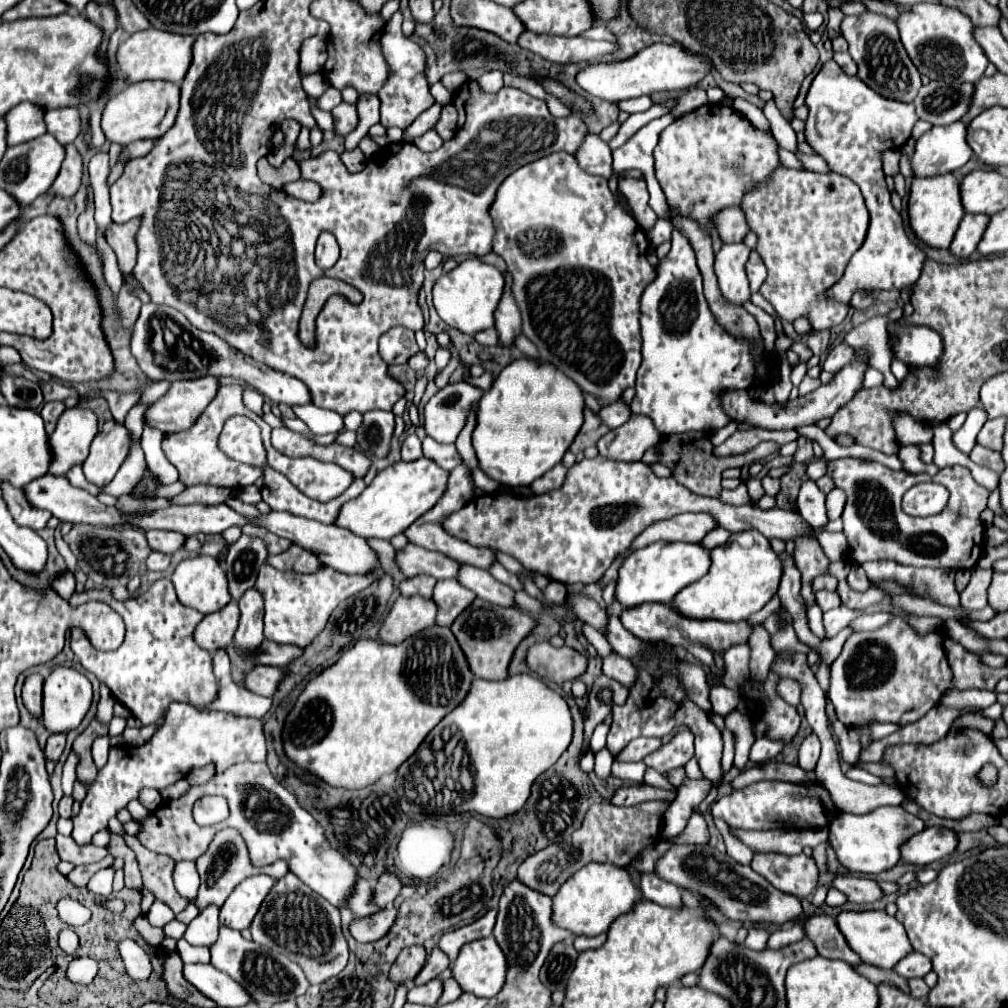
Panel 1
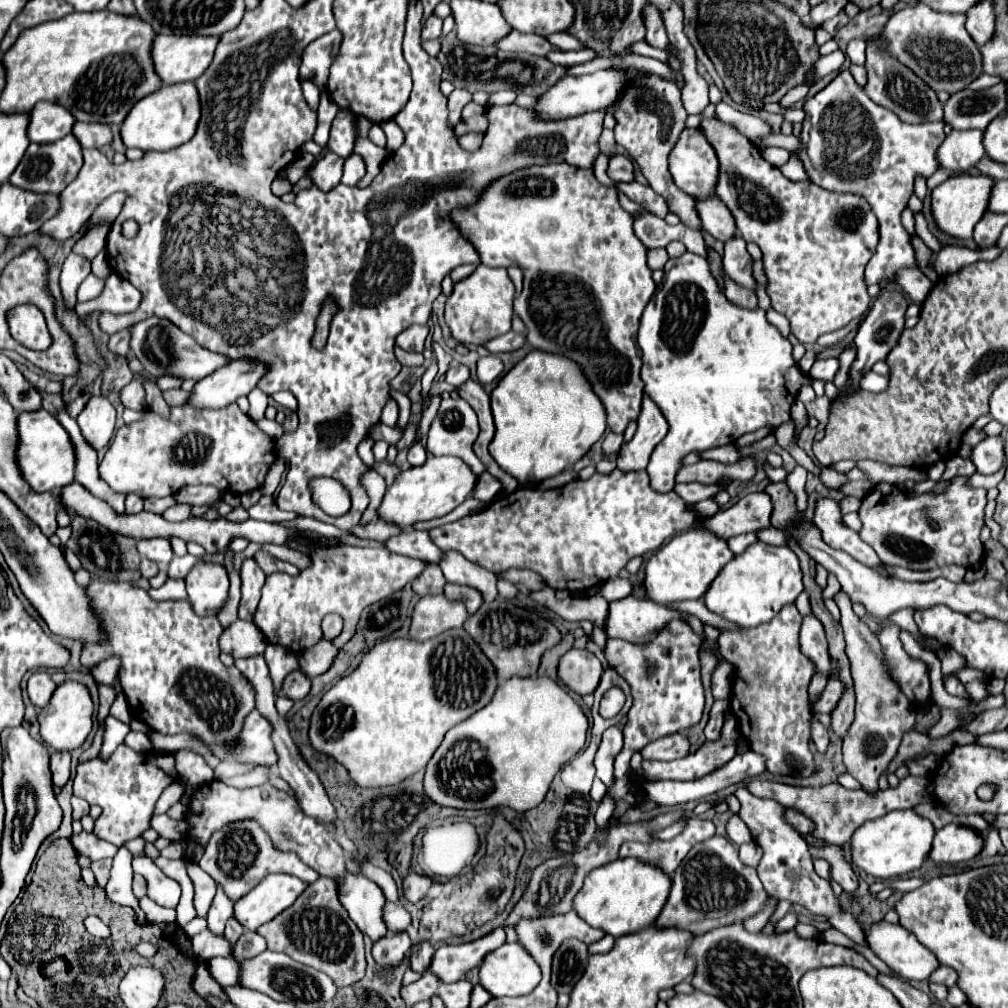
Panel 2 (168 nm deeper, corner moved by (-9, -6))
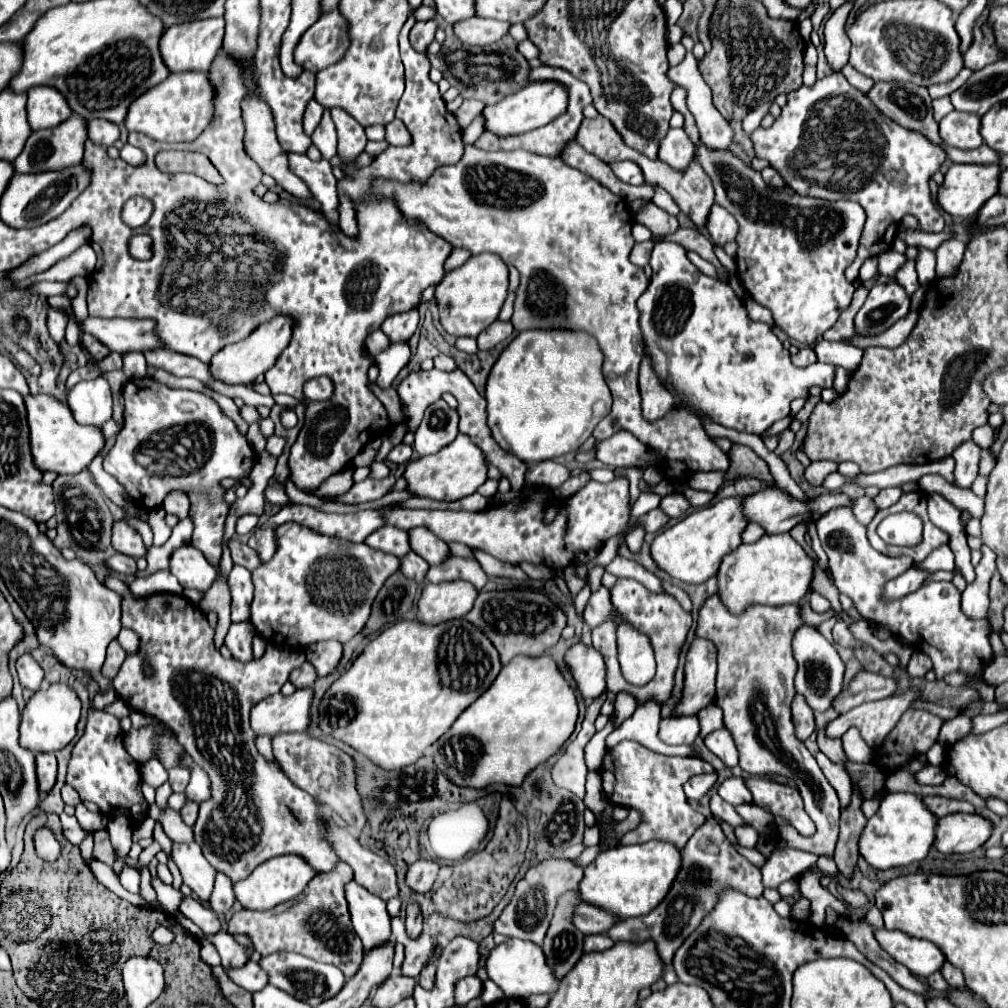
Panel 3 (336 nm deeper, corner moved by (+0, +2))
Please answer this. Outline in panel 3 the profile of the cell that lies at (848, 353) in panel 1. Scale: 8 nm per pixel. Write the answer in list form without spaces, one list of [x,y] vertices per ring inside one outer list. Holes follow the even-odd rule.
[[[802,347],[802,349],[792,357],[792,361],[794,361],[798,367],[806,367],[806,365],[810,365],[810,363],[816,363],[818,359],[816,359],[816,353],[814,353],[812,347]]]

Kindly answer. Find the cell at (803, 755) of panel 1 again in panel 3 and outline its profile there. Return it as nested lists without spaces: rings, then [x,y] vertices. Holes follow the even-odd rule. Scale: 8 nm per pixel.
[[[802,695],[794,697],[794,703],[792,703],[792,721],[796,725],[796,737],[800,741],[806,741],[816,731],[814,711],[810,711],[810,707],[806,707],[806,699],[802,699]]]

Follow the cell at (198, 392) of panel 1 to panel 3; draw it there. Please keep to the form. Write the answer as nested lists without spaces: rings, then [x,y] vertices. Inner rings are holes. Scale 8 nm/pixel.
[[[278,315],[278,317],[274,317],[270,323],[264,323],[262,327],[258,327],[256,331],[252,331],[250,337],[246,337],[246,339],[234,343],[234,345],[228,345],[228,347],[224,347],[222,351],[218,351],[218,353],[210,359],[210,363],[208,363],[212,379],[222,381],[222,383],[230,383],[230,385],[236,385],[236,383],[248,385],[248,383],[252,383],[258,375],[266,373],[266,371],[274,365],[276,357],[282,353],[282,349],[284,349],[284,347],[288,345],[288,341],[290,341],[290,335],[292,335],[292,325],[290,325],[290,323],[292,323],[290,317]]]

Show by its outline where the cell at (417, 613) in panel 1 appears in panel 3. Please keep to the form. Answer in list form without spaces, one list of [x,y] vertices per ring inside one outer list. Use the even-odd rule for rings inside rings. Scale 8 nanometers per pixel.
[[[452,581],[438,585],[426,583],[418,601],[416,619],[428,625],[458,619],[472,609],[476,595],[478,595],[476,589],[466,581]]]

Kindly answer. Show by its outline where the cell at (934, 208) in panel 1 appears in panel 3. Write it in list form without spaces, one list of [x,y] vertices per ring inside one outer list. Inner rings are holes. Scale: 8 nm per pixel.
[[[952,165],[938,187],[938,205],[952,217],[970,219],[998,191],[998,165]]]

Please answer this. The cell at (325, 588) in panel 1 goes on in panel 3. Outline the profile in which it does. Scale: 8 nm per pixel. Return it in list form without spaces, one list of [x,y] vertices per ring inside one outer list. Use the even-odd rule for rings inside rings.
[[[286,523],[278,527],[276,539],[278,539],[276,555],[270,561],[262,563],[256,571],[252,571],[254,601],[250,609],[250,621],[256,627],[256,631],[262,633],[262,637],[282,647],[304,649],[310,643],[326,639],[346,643],[364,627],[370,615],[372,599],[376,597],[384,581],[400,569],[400,559],[390,553],[372,549],[366,543],[350,543],[346,539],[326,537],[296,523]]]

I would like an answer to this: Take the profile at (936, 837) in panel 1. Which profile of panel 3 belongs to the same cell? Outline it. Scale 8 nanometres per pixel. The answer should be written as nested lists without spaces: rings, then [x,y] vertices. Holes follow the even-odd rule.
[[[952,813],[938,819],[934,847],[940,853],[970,853],[986,843],[990,837],[990,821],[980,815]]]

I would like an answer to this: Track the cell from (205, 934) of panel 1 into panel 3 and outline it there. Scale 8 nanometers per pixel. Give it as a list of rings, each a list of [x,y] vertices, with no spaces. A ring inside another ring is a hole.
[[[174,843],[172,847],[172,859],[176,861],[184,883],[188,887],[192,887],[192,891],[196,893],[196,897],[204,903],[210,901],[210,891],[214,889],[214,867],[210,867],[210,863],[202,857],[202,851],[198,847],[198,843],[190,843],[190,845],[182,845],[182,843]]]

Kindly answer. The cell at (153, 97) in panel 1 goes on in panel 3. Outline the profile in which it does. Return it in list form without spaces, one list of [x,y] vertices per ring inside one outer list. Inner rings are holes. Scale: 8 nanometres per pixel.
[[[170,73],[166,77],[166,83],[158,83],[158,87],[152,87],[134,99],[124,125],[130,133],[144,133],[154,141],[194,141],[212,119],[212,99],[214,89],[210,87],[206,73]]]

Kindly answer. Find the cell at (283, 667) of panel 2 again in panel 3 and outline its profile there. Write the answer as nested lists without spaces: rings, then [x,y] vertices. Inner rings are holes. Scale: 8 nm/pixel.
[[[110,569],[104,585],[122,595],[122,627],[132,629],[140,637],[140,649],[126,657],[120,673],[114,677],[116,695],[130,709],[170,727],[186,747],[188,755],[210,775],[212,799],[200,805],[198,821],[194,825],[194,839],[208,863],[216,867],[216,871],[222,871],[232,883],[246,879],[260,863],[278,855],[302,855],[302,859],[306,859],[306,863],[310,863],[310,867],[314,867],[316,871],[330,871],[336,865],[338,857],[320,831],[322,821],[328,819],[324,807],[320,807],[306,791],[298,789],[280,767],[266,761],[258,753],[254,745],[254,731],[250,729],[248,721],[250,707],[260,699],[278,693],[288,681],[290,671],[306,661],[304,651],[274,647],[272,643],[266,643],[264,655],[260,659],[252,659],[252,663],[224,659],[214,647],[214,629],[208,625],[202,609],[198,609],[198,605],[190,603],[186,597],[166,593],[132,597],[128,585]],[[146,661],[152,671],[150,675],[144,671]]]

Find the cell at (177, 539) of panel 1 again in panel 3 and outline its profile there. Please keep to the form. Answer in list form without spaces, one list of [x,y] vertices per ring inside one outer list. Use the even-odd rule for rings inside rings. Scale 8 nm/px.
[[[124,521],[114,523],[114,535],[112,535],[112,545],[116,551],[132,557],[144,557],[146,555],[146,545],[142,537],[138,535],[136,529],[126,525]]]

